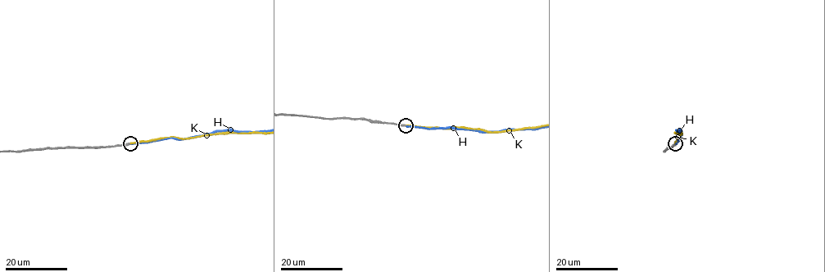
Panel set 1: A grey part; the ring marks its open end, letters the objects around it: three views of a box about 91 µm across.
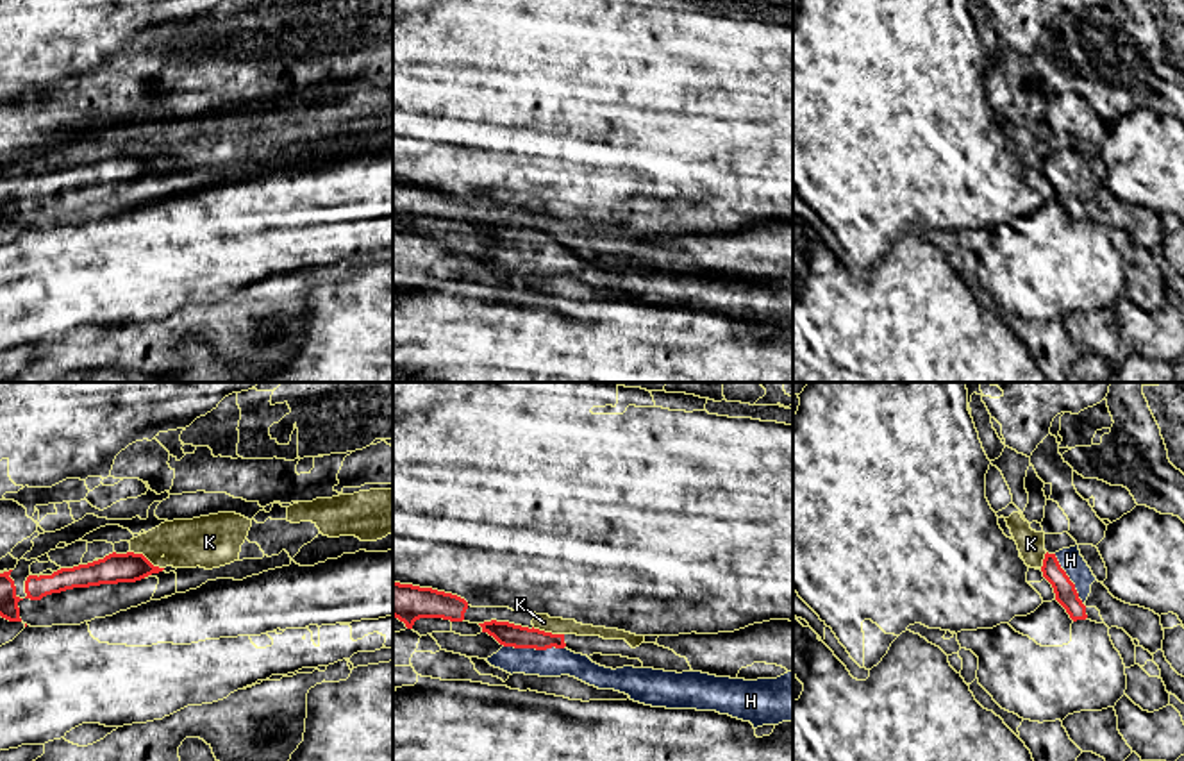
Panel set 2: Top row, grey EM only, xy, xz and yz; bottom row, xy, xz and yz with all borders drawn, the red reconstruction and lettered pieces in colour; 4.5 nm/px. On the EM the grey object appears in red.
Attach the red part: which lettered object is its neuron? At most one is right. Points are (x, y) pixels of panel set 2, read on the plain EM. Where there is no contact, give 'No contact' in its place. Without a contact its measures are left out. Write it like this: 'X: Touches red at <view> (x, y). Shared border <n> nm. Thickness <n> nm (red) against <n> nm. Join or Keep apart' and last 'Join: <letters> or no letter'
H: Touches red at xz (534, 247). Shared border 280 nm. Thickness 110 nm (red) against 130 nm. Keep apart
K: Touches red at xy (145, 158). Shared border 170 nm. Thickness 140 nm (red) against 220 nm. Join
Join: K

